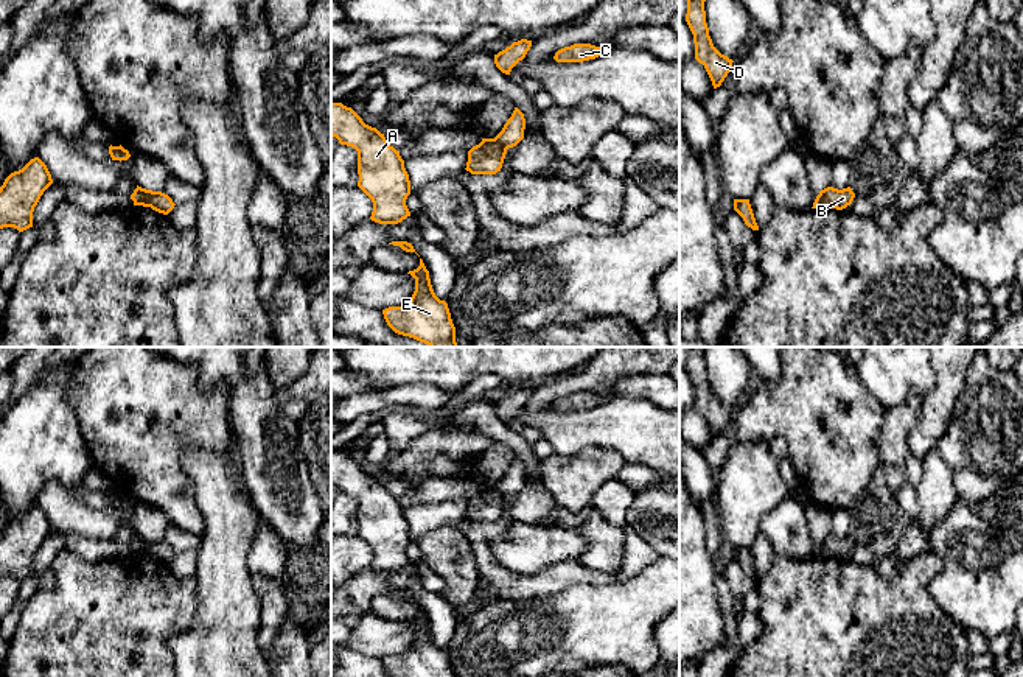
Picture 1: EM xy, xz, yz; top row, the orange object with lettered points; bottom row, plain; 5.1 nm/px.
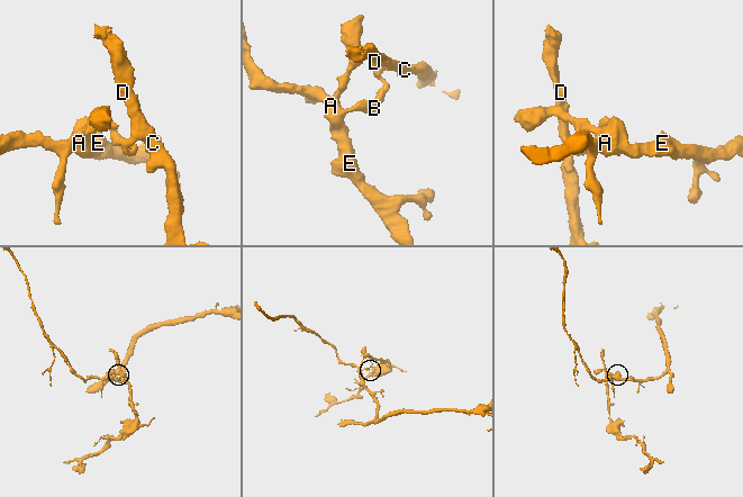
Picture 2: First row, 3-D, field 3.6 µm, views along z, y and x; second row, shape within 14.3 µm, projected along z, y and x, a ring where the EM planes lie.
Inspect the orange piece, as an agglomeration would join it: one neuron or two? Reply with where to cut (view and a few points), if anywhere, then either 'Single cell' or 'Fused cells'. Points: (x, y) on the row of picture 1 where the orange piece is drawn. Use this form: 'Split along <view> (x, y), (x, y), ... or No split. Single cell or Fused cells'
Split along xy (154, 192), (148, 206). Fused cells

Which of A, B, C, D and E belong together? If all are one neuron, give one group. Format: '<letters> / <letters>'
A B E / C D

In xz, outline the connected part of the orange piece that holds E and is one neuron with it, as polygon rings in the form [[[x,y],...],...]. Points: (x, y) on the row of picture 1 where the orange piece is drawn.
[[[423,260],[407,274],[415,279],[415,291],[407,303],[382,310],[387,325],[429,347],[459,347],[448,303],[435,296]]]

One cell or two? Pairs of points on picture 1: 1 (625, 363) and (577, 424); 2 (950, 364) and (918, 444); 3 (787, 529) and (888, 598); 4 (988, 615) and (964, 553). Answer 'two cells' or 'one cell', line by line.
1: two cells
2: one cell
3: two cells
4: one cell

